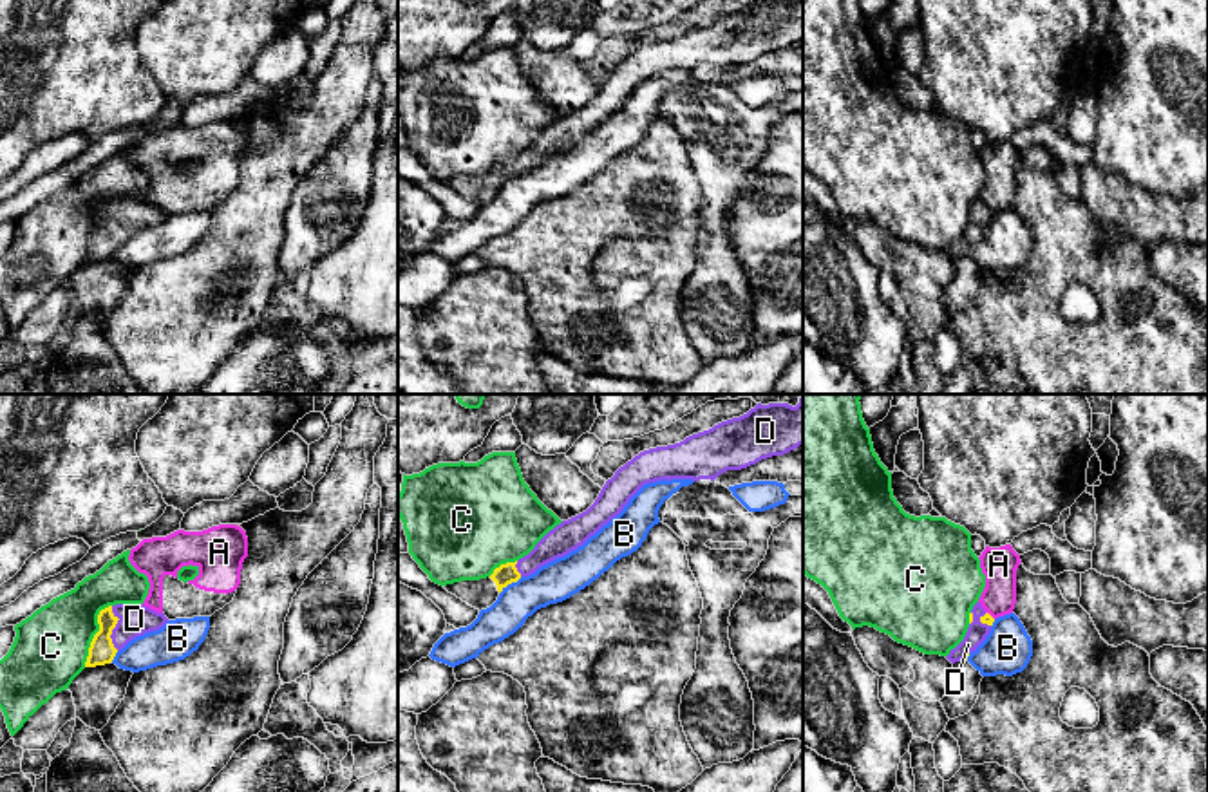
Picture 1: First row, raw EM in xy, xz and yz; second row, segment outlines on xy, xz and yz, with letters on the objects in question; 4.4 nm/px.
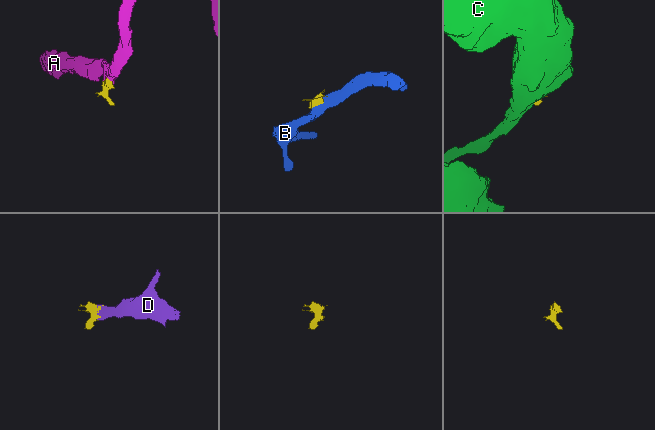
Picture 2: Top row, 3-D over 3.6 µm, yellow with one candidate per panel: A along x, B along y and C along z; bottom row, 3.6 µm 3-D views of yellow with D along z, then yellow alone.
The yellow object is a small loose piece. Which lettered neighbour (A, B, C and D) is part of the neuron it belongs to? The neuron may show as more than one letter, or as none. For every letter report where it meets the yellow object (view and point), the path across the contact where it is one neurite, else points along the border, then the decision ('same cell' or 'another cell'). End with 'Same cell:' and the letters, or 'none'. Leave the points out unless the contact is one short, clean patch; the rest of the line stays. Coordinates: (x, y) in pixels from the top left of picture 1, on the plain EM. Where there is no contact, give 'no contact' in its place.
A: meets yellow in yz at (990, 210); border along yz (986, 207), (993, 214); another cell
B: meets yellow in xz at (510, 178); border along xz (521, 172), (500, 188); another cell
C: meets yellow in xy at (96, 228); another cell
D: meets yellow in xy at (114, 221); runs through xy (102, 246), (114, 221), (134, 214); same cell
Same cell: D

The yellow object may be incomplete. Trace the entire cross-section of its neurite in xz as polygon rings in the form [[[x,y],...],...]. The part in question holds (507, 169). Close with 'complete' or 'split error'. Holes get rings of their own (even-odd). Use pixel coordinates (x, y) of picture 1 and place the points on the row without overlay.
[[[756,0],[747,9],[693,29],[680,38],[640,47],[606,76],[595,98],[550,125],[535,143],[515,157],[501,159],[486,174],[443,181],[476,204],[490,203],[499,188],[521,172],[582,141],[617,112],[647,78],[711,74],[741,65],[803,40],[803,0]]]; split error

